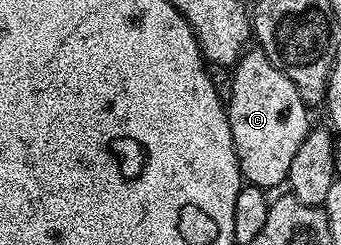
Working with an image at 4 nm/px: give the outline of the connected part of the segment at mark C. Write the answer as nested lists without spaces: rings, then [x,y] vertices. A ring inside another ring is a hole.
[[[247,48],[233,66],[232,99],[228,104],[230,130],[234,140],[234,150],[238,156],[238,170],[249,184],[267,191],[273,191],[278,184],[285,182],[290,175],[292,159],[296,159],[296,151],[300,151],[300,143],[304,143],[307,133],[312,128],[308,107],[300,99],[300,91],[280,70],[274,68],[261,49]]]

